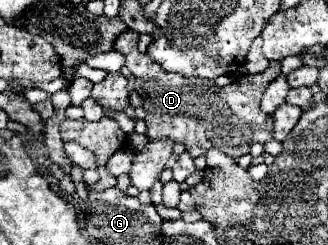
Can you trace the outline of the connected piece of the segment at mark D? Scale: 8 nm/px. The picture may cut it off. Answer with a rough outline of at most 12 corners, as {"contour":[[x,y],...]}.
{"contour":[[116,50],[144,96],[146,136],[238,160],[272,138],[260,110],[280,62],[228,86],[184,80]]}

